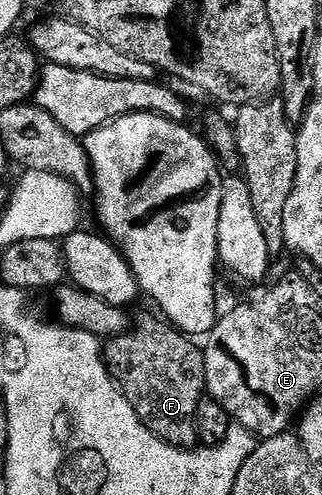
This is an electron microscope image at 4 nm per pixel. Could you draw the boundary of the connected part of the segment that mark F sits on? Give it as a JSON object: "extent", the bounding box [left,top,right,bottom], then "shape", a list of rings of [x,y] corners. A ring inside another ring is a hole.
{"extent":[105,316,207,450],"shape":[[[154,316],[140,317],[130,331],[105,341],[106,369],[145,428],[174,448],[194,450],[199,447],[197,408],[207,395],[204,351],[186,333]]]}

